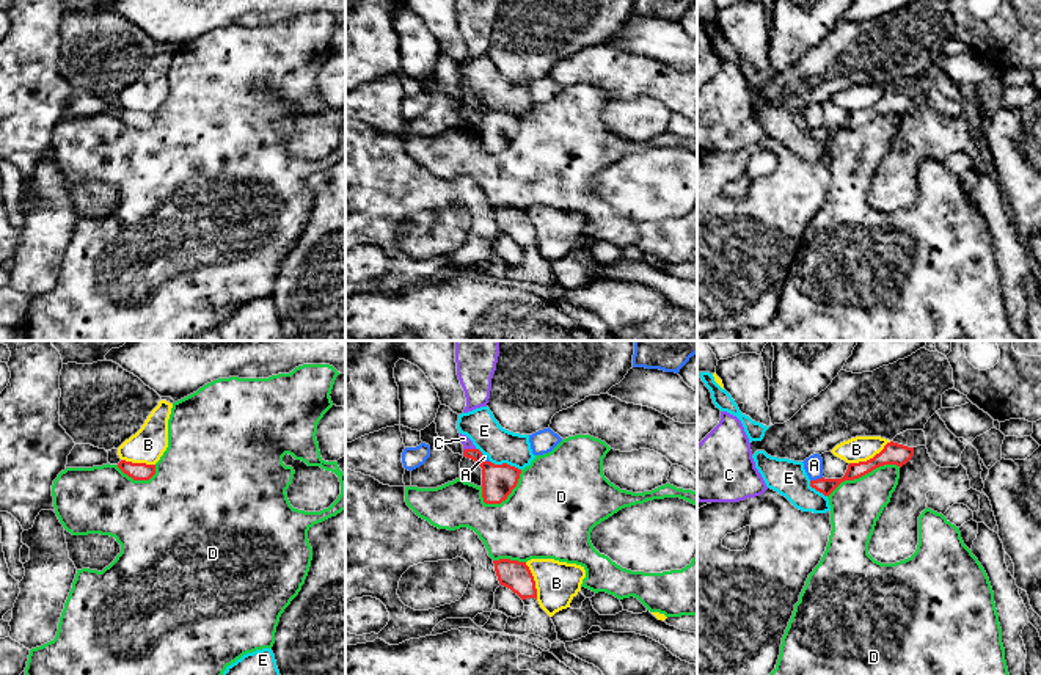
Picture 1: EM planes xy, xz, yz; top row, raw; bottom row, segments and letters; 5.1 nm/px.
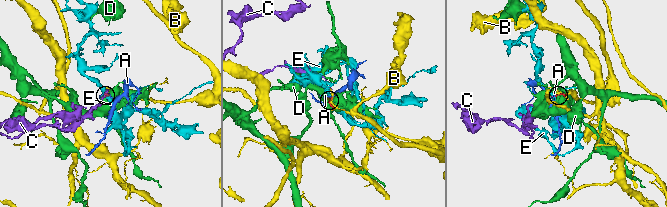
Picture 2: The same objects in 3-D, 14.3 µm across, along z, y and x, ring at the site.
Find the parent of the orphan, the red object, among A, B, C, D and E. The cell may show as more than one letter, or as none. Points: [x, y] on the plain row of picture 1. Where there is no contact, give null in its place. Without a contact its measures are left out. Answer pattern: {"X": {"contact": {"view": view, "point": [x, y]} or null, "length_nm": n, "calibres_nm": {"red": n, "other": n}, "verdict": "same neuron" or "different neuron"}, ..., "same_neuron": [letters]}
{"A": {"contact": {"view": "yz", "point": [817, 127]}, "length_nm": 70, "calibres_nm": {"red": 80, "other": 100}, "verdict": "different neuron"}, "B": {"contact": {"view": "yz", "point": [870, 107]}, "length_nm": 240, "calibres_nm": {"red": 110, "other": 130}, "verdict": "different neuron"}, "C": {"contact": {"view": "xz", "point": [468, 98]}, "length_nm": 70, "calibres_nm": {"red": 170, "other": 50}, "verdict": "same neuron"}, "D": {"contact": {"view": "yz", "point": [864, 123]}, "length_nm": 400, "calibres_nm": {"red": 110, "other": 260}, "verdict": "different neuron"}, "E": {"contact": {"view": "xz", "point": [506, 112]}, "length_nm": 170, "calibres_nm": {"red": 170, "other": 180}, "verdict": "different neuron"}, "same_neuron": ["C"]}

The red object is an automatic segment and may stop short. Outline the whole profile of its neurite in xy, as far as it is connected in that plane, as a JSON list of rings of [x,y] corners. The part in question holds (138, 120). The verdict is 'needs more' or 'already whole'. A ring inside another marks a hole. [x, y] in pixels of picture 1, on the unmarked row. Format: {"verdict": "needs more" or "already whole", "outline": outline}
{"verdict": "already whole", "outline": [[[121,108],[118,116],[133,129],[149,129],[155,122],[155,113]]]}

